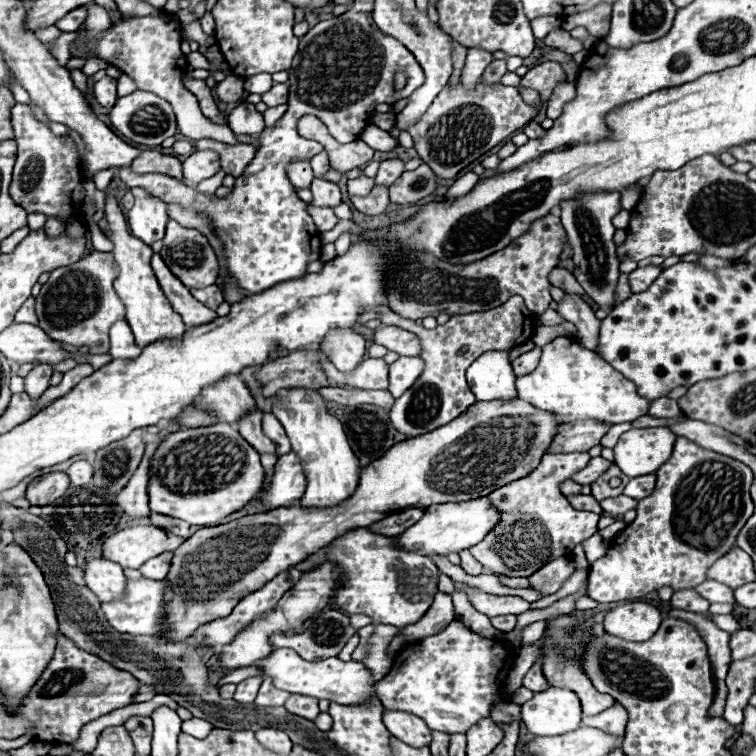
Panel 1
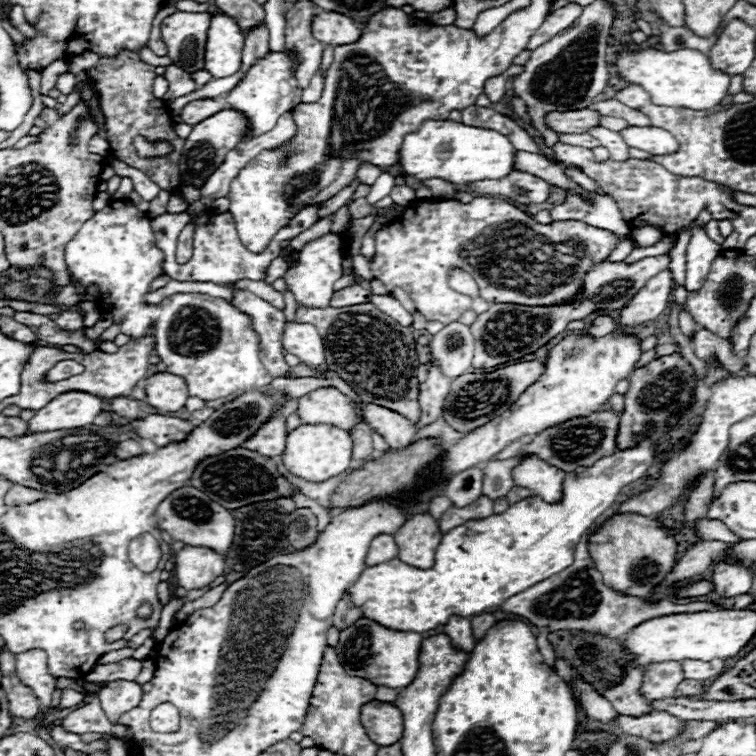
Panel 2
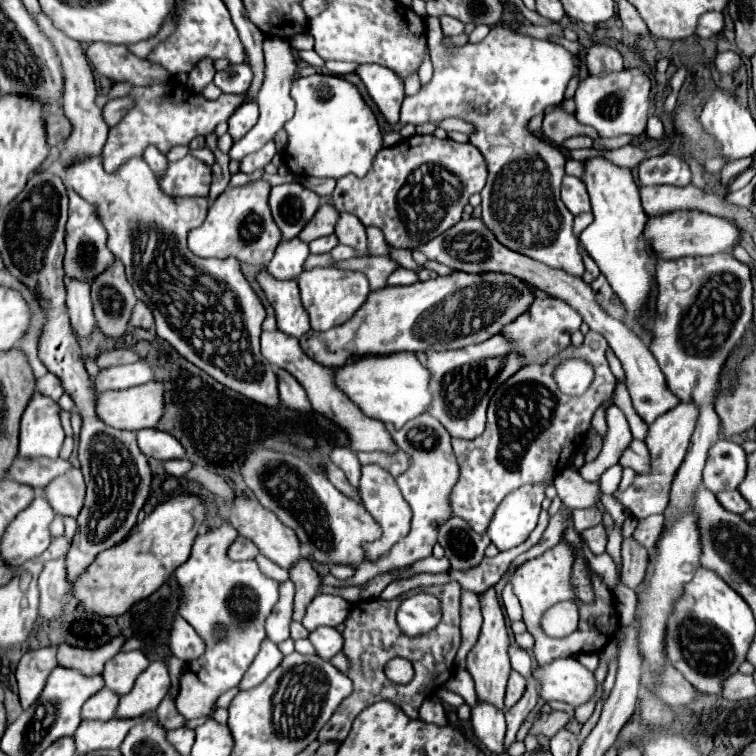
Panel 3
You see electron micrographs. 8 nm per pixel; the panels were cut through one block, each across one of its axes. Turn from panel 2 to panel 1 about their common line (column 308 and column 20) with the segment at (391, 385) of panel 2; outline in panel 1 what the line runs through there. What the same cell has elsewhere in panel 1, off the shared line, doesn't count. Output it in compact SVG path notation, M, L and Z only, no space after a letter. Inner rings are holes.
M28 298L22 308L16 312L16 318L14 318L16 324L22 324L22 322L28 322L28 324L38 324L38 318L36 318L36 312L34 312L34 298Z

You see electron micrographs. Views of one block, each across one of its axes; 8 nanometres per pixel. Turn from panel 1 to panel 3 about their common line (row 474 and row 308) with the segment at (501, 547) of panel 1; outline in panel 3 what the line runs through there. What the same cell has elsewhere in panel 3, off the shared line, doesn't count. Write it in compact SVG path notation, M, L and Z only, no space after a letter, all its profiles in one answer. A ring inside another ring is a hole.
M536 298L532 302L532 308L528 308L528 312L522 312L516 320L512 320L512 324L508 324L508 328L504 328L504 332L500 334L504 334L506 340L516 348L516 352L524 356L524 364L530 366L530 364L544 364L548 358L568 348L570 336L580 328L580 324L582 324L582 316L574 308L564 304L564 300Z

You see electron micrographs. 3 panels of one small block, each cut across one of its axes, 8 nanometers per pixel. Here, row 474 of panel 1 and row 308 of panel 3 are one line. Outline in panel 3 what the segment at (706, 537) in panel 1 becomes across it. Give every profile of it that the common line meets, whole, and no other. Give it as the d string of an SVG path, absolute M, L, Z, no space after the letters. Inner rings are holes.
M731 254L694 256L678 260L656 260L656 318L652 324L650 352L656 356L666 384L682 402L698 402L700 416L690 446L672 482L670 502L664 510L664 522L672 520L702 484L702 468L708 448L720 440L720 418L712 408L720 368L728 360L732 348L740 342L746 326L752 322L752 282L750 268Z

